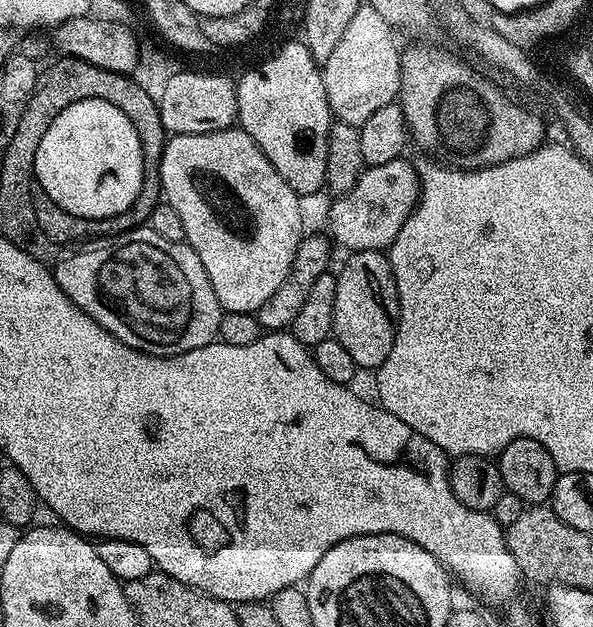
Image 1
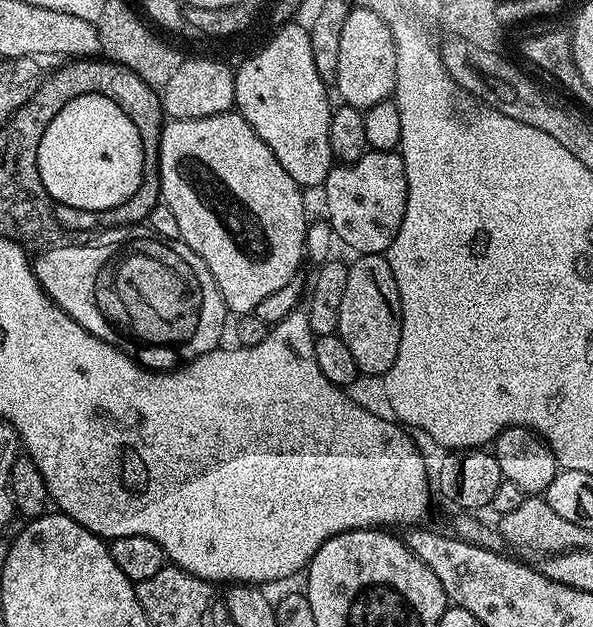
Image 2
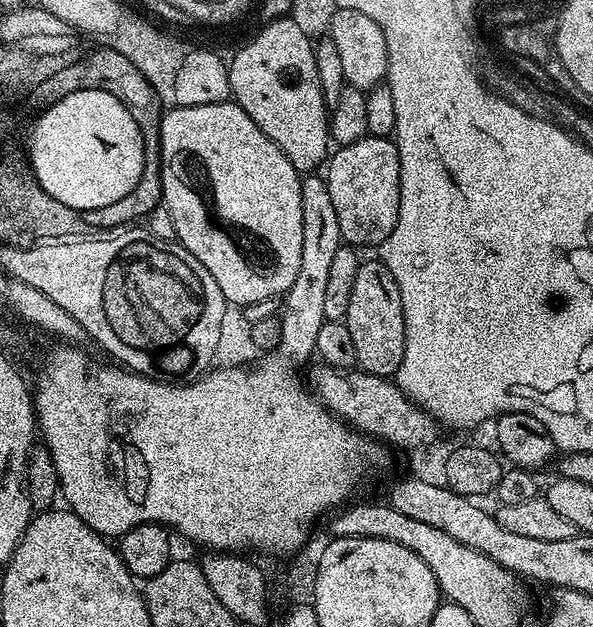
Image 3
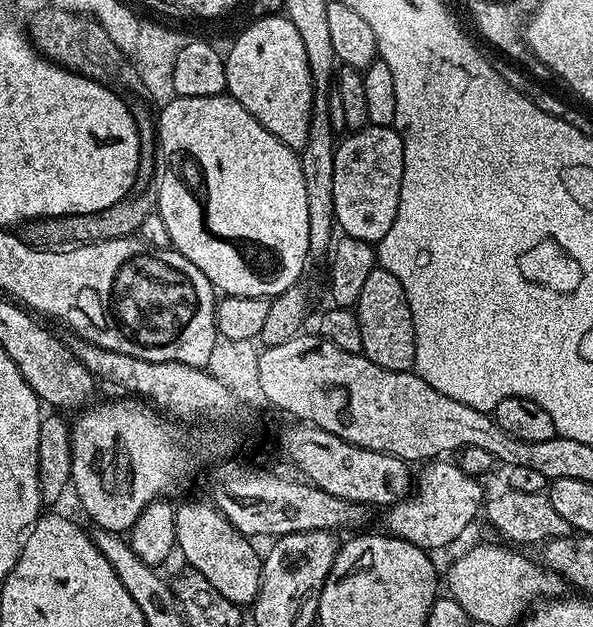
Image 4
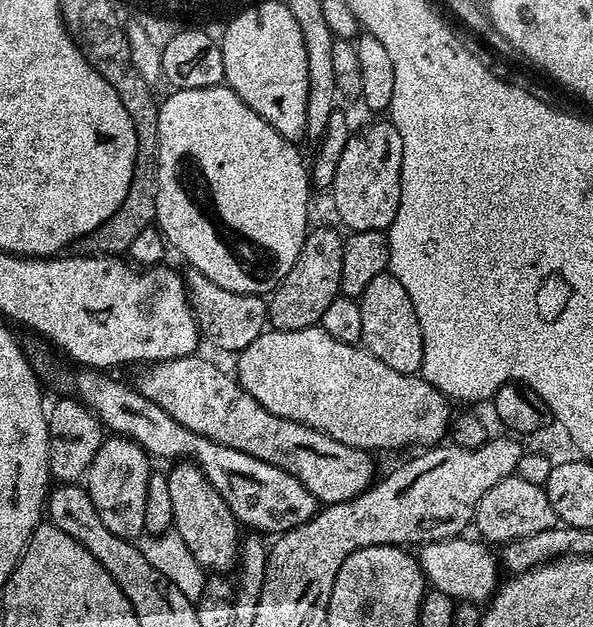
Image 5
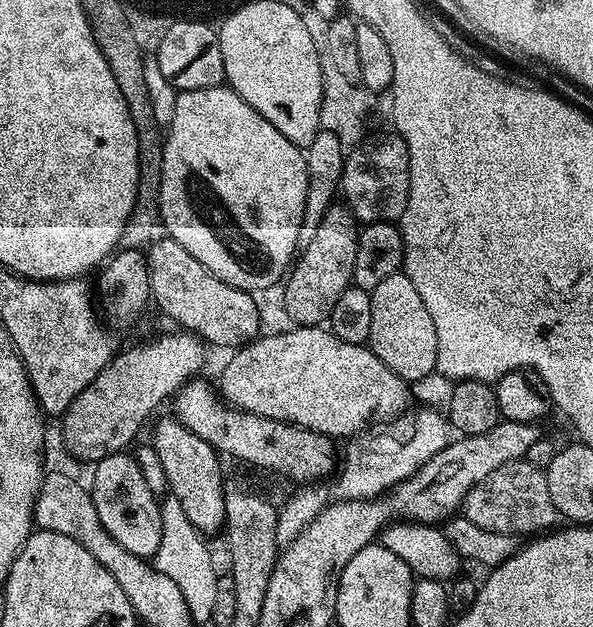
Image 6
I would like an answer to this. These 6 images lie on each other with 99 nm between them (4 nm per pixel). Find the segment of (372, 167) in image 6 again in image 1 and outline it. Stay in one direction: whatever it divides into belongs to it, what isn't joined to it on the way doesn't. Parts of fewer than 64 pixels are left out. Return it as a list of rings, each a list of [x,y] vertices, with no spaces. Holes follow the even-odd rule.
[[[401,158],[382,166],[365,167],[354,188],[331,201],[327,231],[331,239],[339,247],[341,244],[348,248],[349,253],[387,250],[394,238],[398,238],[398,230],[402,230],[419,201],[420,175],[411,159]]]

